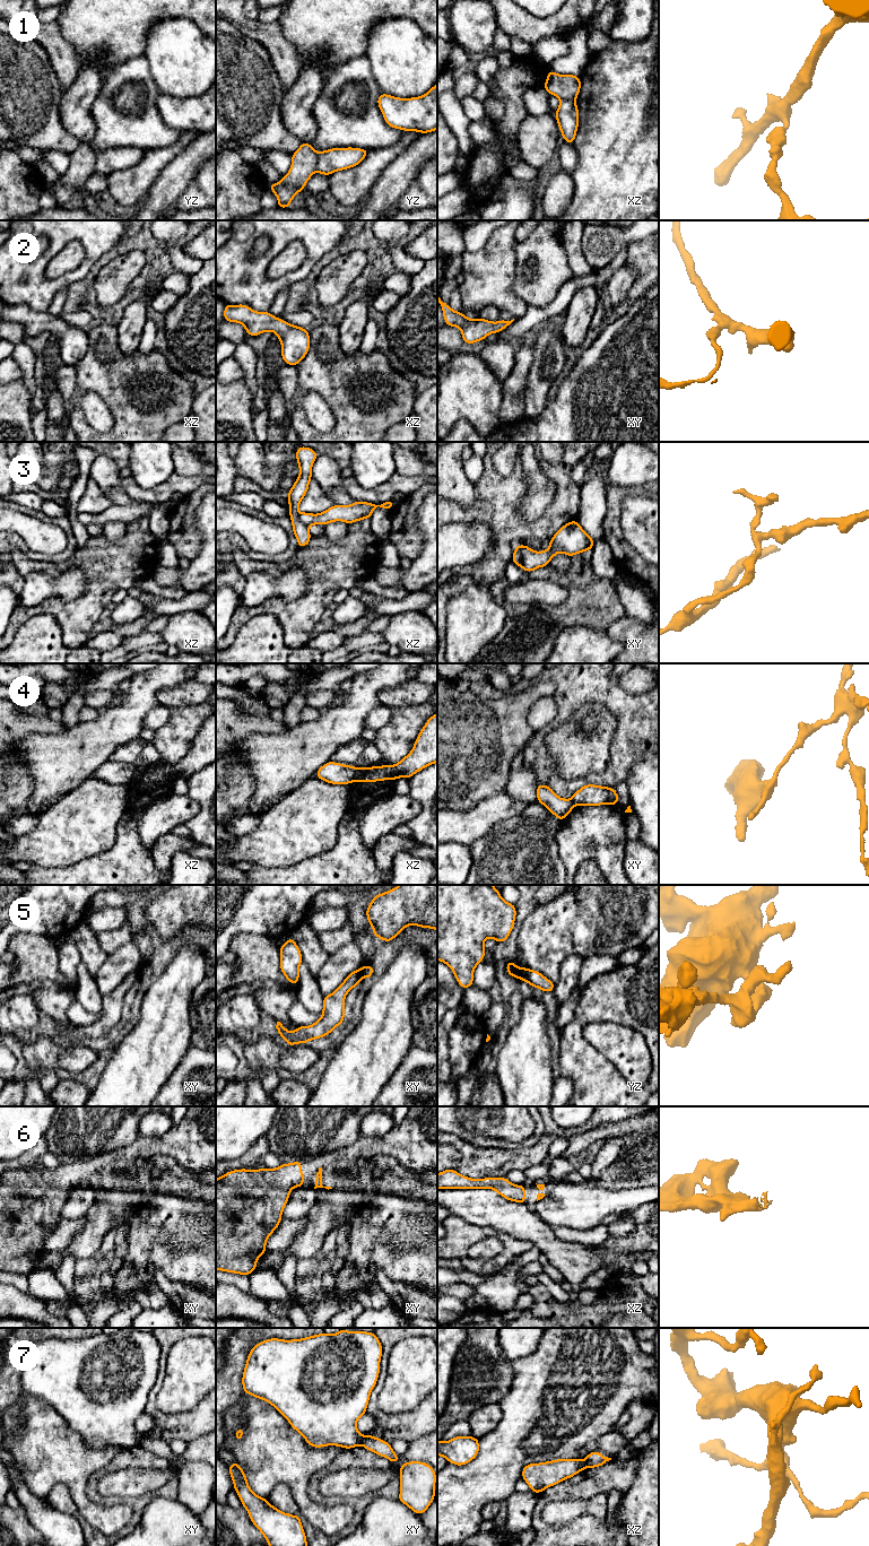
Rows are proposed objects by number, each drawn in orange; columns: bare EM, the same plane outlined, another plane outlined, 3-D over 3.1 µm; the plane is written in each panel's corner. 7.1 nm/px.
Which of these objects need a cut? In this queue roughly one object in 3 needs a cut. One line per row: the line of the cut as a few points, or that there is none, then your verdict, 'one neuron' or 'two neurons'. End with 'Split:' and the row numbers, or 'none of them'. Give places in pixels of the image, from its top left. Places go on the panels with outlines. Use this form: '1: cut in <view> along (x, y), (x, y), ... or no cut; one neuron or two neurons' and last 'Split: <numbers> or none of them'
1: cut in yz along (318, 153), (315, 171); two neurons
2: no cut; one neuron
3: cut in xy along (516, 546), (521, 552), (522, 566); two neurons
4: cut in xz along (358, 769), (350, 781); two neurons
5: cut in yz along (521, 967), (516, 978); two neurons
6: no cut; one neuron
7: cut in xy along (364, 1436), (361, 1443); two neurons
Split: 1, 3, 4, 5, 7

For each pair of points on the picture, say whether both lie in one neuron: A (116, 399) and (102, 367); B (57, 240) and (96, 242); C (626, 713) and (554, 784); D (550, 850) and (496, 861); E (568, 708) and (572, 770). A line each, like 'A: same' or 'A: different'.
A: same
B: same
C: same
D: same
E: different

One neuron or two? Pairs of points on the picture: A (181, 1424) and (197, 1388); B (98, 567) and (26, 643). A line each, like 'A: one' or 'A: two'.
A: two
B: two

